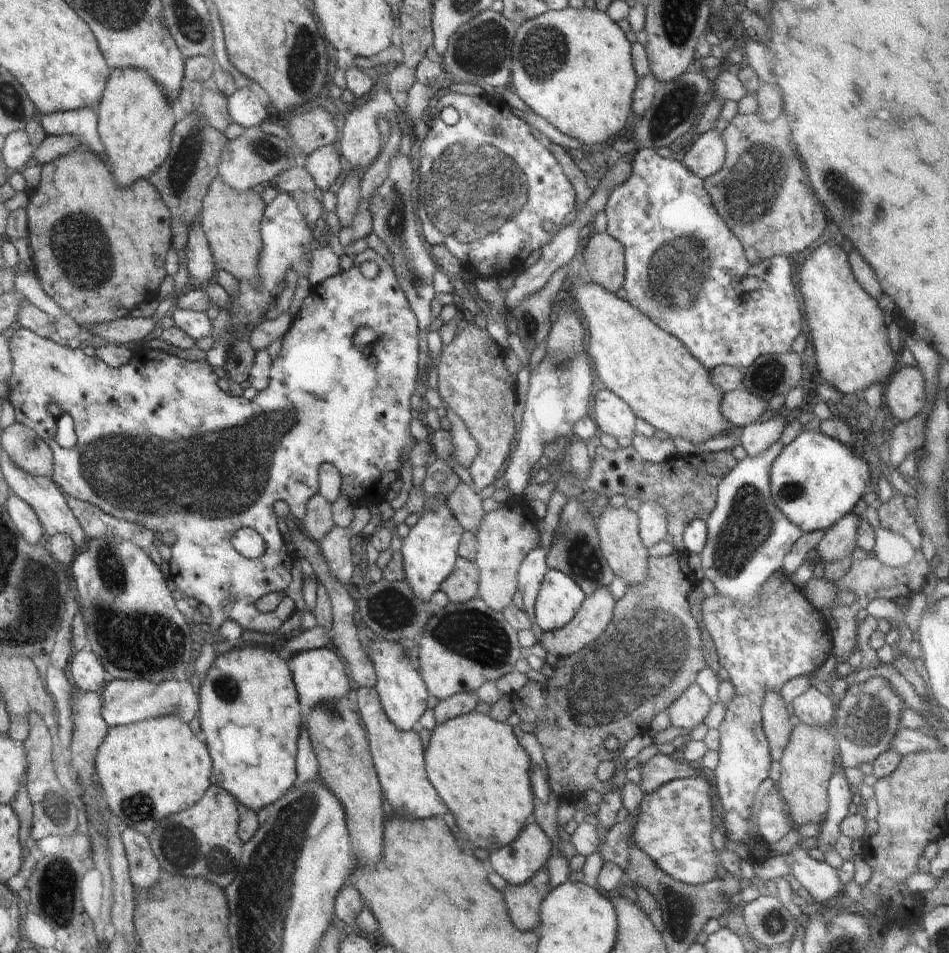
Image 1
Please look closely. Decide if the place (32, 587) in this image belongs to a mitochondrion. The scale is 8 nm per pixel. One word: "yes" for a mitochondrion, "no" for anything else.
yes

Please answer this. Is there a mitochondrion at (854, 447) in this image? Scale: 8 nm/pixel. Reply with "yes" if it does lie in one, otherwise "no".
no

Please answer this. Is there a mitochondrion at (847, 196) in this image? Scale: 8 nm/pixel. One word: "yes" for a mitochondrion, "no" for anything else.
yes

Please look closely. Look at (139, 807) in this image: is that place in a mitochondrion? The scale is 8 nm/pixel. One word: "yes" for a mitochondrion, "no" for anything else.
yes

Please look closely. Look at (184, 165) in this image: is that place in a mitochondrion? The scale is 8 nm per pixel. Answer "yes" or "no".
yes

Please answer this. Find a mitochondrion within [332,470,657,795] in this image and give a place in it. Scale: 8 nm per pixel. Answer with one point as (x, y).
(471, 633)

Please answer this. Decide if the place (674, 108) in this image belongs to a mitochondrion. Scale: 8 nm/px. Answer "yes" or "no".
yes

